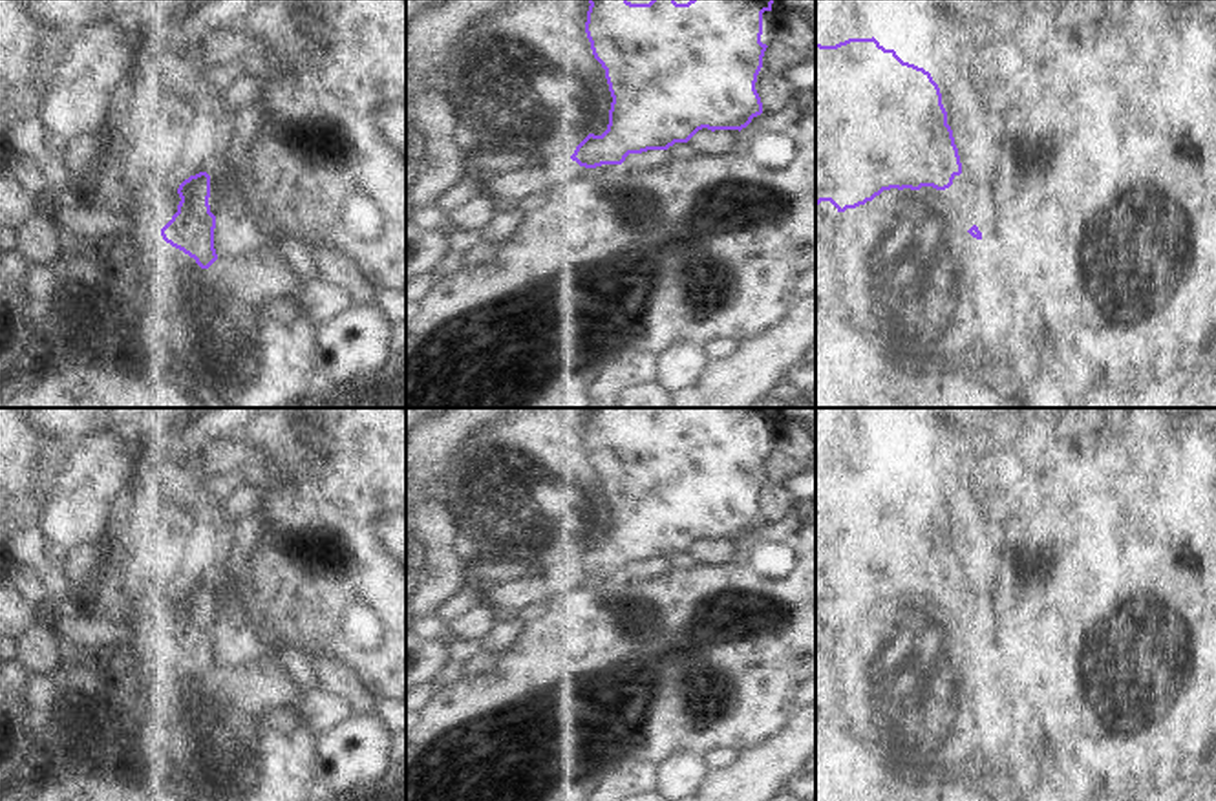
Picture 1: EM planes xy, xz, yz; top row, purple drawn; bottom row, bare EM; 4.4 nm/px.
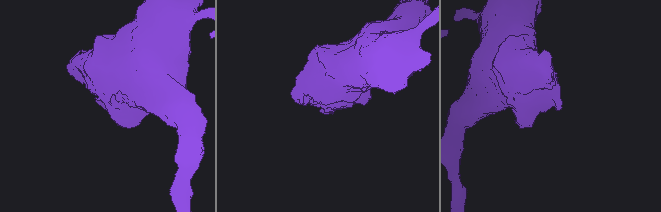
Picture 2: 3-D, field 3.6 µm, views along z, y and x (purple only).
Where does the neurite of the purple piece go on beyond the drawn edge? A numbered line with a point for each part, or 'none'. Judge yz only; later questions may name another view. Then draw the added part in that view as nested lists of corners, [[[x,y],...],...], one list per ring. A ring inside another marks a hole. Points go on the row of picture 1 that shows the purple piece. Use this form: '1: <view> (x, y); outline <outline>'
none

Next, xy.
none

